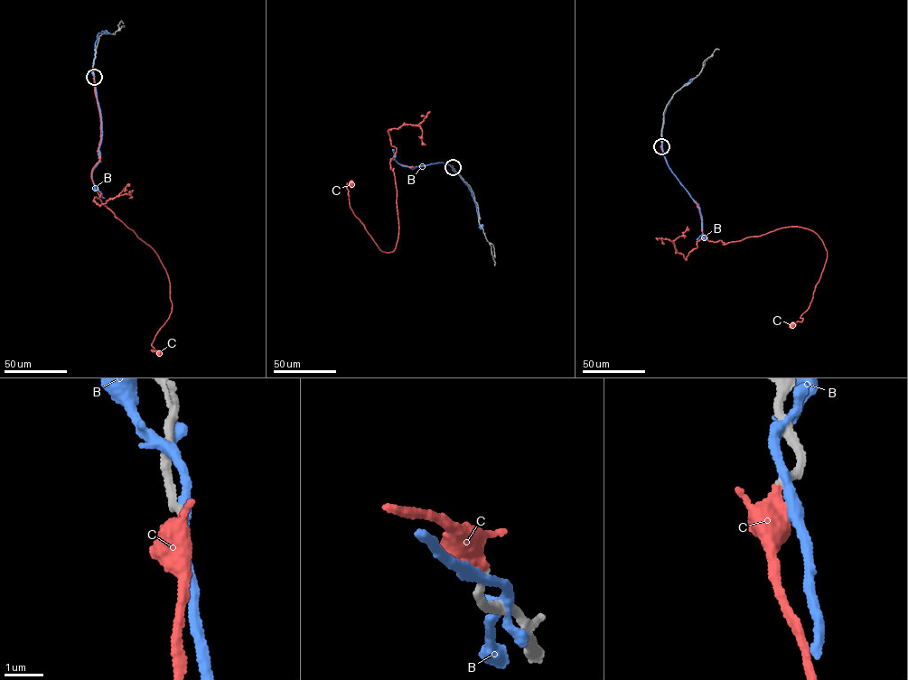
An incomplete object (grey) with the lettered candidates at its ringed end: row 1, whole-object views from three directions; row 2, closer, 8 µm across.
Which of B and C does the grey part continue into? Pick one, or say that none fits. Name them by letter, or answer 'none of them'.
C

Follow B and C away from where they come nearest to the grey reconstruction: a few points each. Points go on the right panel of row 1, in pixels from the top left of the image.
B: (661, 145), (669, 168), (698, 205), (702, 237), (706, 239)
C: (661, 146), (708, 240), (790, 226), (819, 236), (827, 260), (802, 320), (791, 324)

